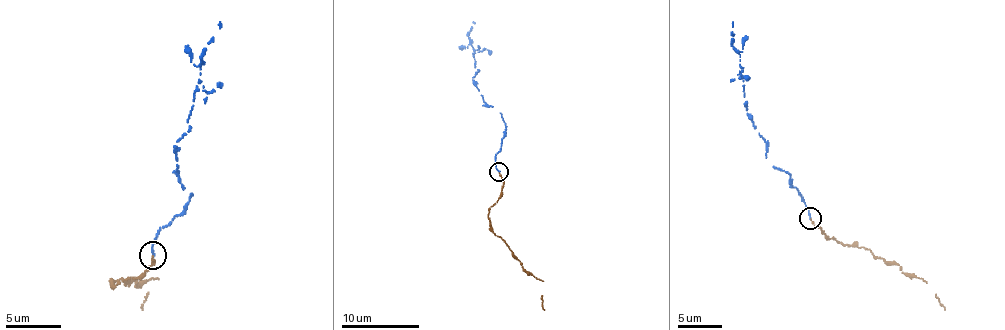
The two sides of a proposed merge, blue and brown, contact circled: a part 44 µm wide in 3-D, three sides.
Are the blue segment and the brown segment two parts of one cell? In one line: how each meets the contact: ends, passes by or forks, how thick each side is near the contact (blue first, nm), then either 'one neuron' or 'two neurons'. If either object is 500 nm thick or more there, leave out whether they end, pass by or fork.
blue ends; brown ends; calibres 180 and 140 nm; one neuron

